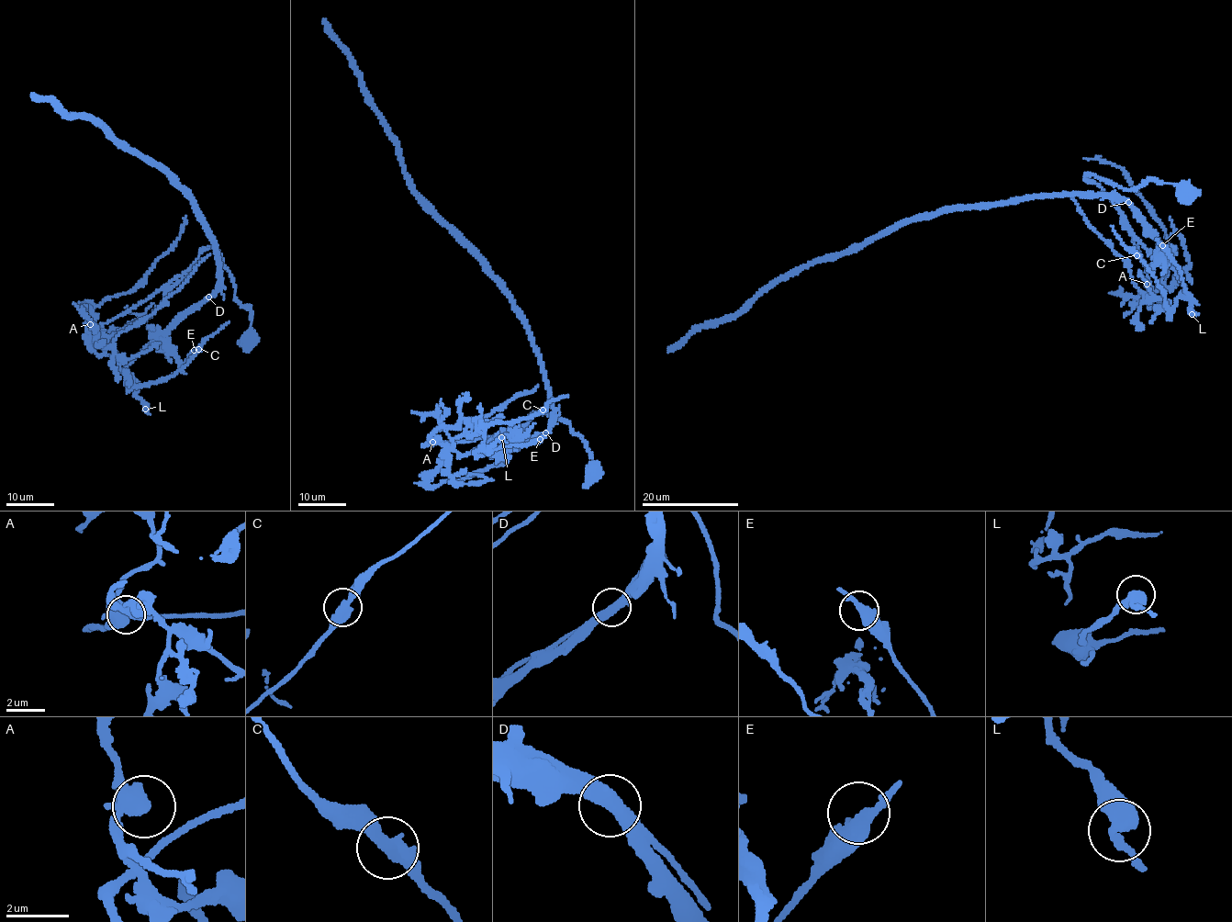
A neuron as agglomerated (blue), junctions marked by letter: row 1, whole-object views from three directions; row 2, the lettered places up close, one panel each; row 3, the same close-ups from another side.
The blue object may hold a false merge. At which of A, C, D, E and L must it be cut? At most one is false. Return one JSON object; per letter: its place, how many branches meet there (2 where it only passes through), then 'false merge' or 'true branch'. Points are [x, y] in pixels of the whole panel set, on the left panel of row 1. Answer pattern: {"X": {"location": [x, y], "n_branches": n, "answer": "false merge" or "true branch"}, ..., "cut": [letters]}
{"A": {"location": [90, 324], "n_branches": 2, "answer": "true branch"}, "C": {"location": [198, 349], "n_branches": 2, "answer": "true branch"}, "D": {"location": [208, 297], "n_branches": 2, "answer": "false merge"}, "E": {"location": [194, 350], "n_branches": 2, "answer": "true branch"}, "L": {"location": [145, 409], "n_branches": 2, "answer": "true branch"}, "cut": ["D"]}

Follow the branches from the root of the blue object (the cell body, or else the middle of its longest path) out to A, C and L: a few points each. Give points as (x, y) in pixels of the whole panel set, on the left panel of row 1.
A: (249, 338), (251, 309), (236, 300), (216, 249), (128, 312), (89, 332), (90, 324)
C: (249, 338), (251, 309), (208, 248), (91, 332), (128, 386), (166, 380), (198, 349)
L: (249, 338), (251, 309), (216, 249), (204, 250), (91, 332), (145, 409)

